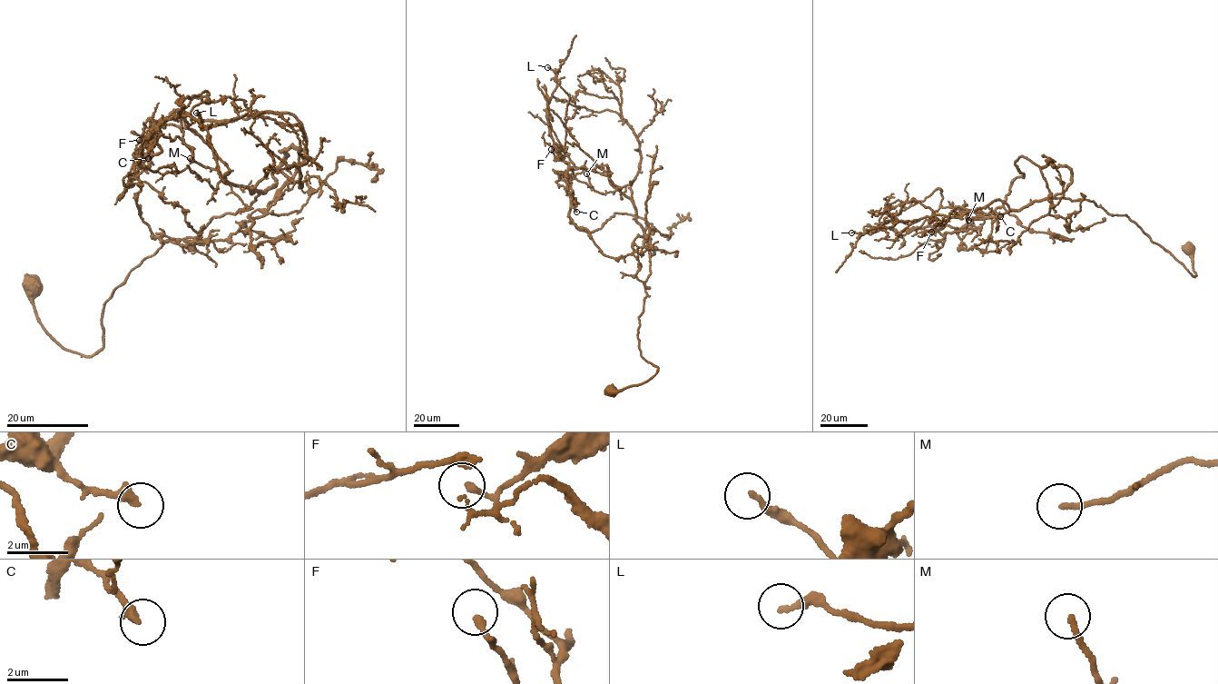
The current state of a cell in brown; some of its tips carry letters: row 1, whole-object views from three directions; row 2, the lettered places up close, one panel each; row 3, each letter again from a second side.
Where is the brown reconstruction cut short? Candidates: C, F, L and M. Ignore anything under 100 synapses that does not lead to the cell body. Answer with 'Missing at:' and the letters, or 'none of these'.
Missing at: none of these

